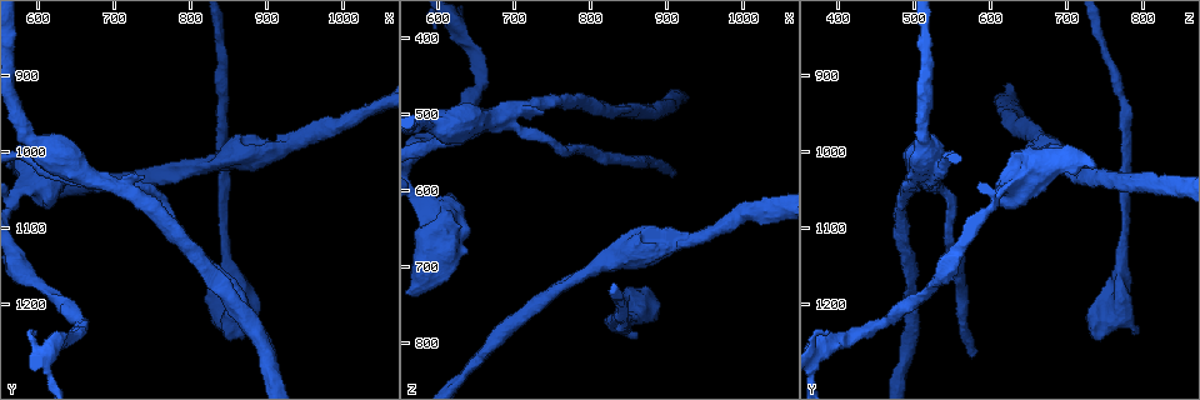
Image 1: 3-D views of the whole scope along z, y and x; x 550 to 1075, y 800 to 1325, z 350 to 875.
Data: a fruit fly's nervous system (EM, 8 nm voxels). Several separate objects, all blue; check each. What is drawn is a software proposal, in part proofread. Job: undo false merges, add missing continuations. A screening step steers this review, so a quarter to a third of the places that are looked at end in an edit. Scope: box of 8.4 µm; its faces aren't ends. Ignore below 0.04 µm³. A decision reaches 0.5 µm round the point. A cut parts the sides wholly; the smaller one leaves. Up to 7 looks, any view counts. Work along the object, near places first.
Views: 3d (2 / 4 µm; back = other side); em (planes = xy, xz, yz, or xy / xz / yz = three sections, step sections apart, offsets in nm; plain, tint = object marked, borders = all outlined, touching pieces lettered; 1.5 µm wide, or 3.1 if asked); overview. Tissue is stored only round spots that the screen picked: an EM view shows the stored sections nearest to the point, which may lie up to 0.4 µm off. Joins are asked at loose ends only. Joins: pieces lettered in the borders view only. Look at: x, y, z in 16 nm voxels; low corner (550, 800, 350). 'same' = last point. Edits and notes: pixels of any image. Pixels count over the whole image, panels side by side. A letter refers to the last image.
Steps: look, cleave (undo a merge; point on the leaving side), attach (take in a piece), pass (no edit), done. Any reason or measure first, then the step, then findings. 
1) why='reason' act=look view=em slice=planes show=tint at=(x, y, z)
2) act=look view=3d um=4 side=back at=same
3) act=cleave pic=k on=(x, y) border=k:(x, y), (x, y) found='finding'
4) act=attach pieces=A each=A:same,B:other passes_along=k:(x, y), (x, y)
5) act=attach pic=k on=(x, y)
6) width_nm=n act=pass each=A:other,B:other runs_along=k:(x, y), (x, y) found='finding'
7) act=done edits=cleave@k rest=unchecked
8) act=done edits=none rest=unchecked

why='long arm stops here' act=look view=3d um=4 at=(905, 1270, 575)

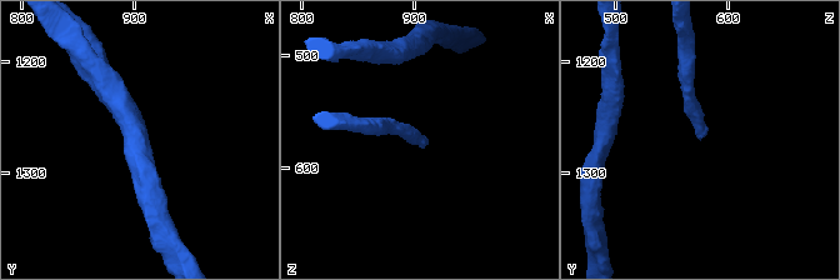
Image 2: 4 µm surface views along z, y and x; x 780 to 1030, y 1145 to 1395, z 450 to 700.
act=look view=em slice=xz step=4 show=plain at=(906, 1270, 576)

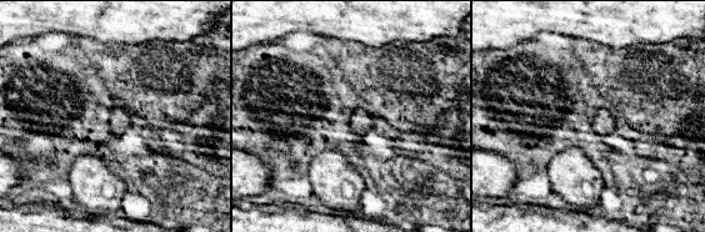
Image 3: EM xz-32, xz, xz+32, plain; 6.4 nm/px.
why='see the neighbours' act=look view=em slice=xz step=4 show=borders at=same

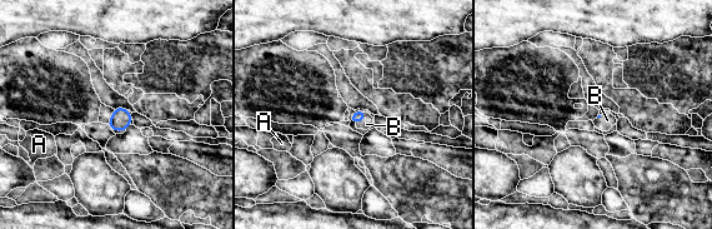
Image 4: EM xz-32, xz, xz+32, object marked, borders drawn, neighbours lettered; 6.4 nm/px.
act=attach pieces=B each=A:other,B:same passes_along=4:(359, 115), (362, 120), (366, 124) found='it goes on there'

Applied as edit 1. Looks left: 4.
why='sharp bend' act=look view=3d um=4 at=(860, 1185, 760)

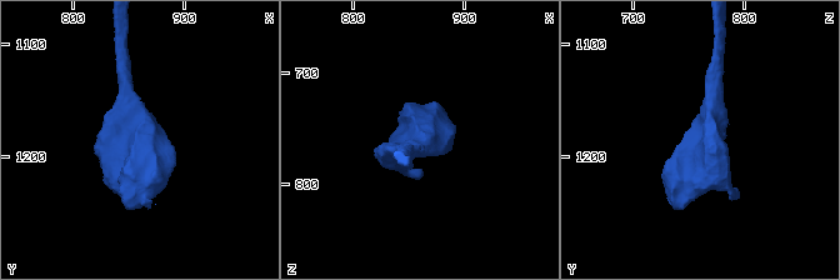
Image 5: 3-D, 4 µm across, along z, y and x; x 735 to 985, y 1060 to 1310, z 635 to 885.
act=look view=em slice=xz step=8 show=borders at=(862, 1182, 760)

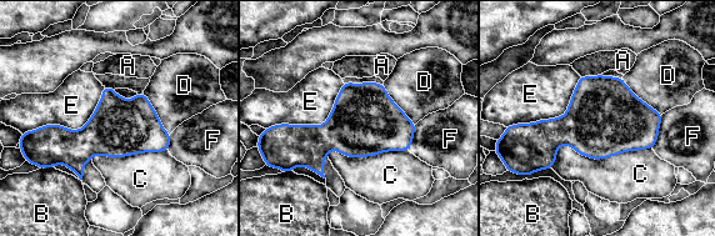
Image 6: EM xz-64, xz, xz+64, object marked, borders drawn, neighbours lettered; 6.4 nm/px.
longest_contact=C:650nm act=pass each=A:other,B:other,C:other,D:other,E:other,F:other border=6:(343, 81), (323, 124), (273, 126) found='one neuron here'

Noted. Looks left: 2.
act=done edits=attach@4 rest=unchecked

